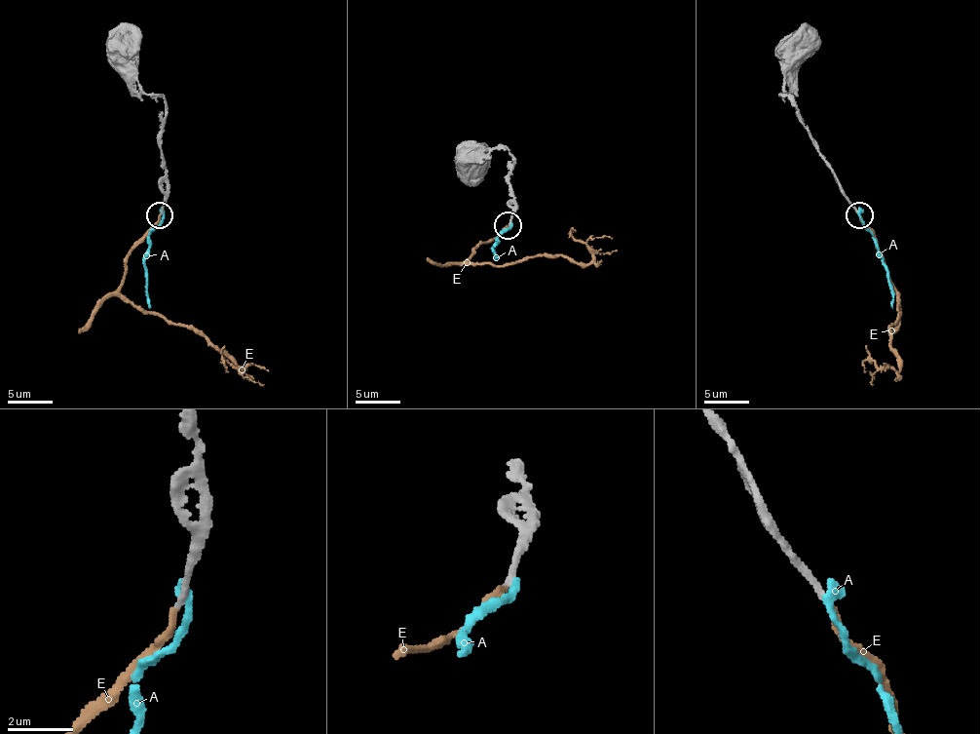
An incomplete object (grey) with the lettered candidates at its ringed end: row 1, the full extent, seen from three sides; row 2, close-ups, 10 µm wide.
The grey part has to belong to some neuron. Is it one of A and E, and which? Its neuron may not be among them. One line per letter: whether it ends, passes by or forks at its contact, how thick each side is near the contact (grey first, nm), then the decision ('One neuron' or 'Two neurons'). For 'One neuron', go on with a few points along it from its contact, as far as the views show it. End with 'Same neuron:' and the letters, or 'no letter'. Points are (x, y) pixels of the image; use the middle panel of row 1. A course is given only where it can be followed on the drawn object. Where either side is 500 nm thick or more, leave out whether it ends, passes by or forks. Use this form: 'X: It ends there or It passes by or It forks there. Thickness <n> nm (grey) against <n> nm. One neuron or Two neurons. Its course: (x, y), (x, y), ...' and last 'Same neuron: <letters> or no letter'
A: It ends there. Thickness 240 nm (grey) against 320 nm. Two neurons
E: It ends there. Thickness 200 nm (grey) against 220 nm. One neuron. Its course: (509, 225), (478, 246), (469, 261), (503, 266), (565, 254), (587, 264), (592, 252), (570, 232), (577, 230)
Same neuron: E

